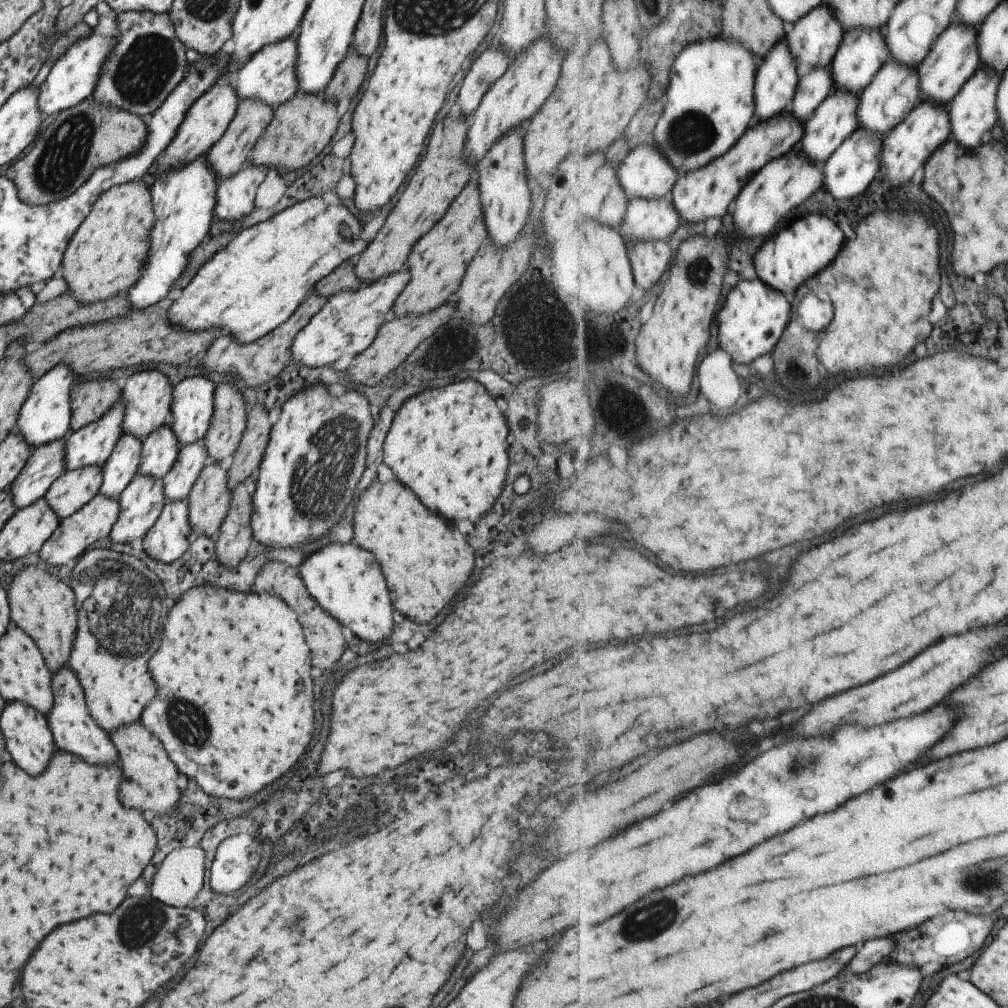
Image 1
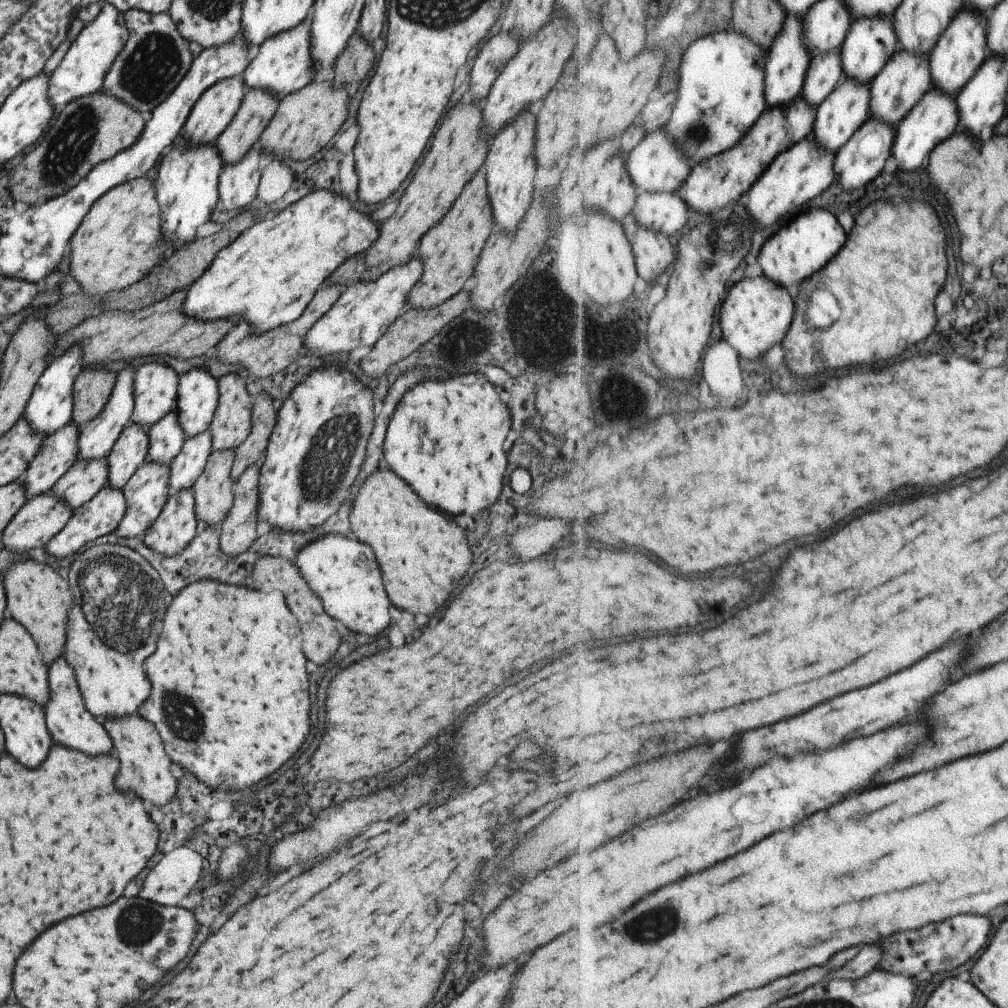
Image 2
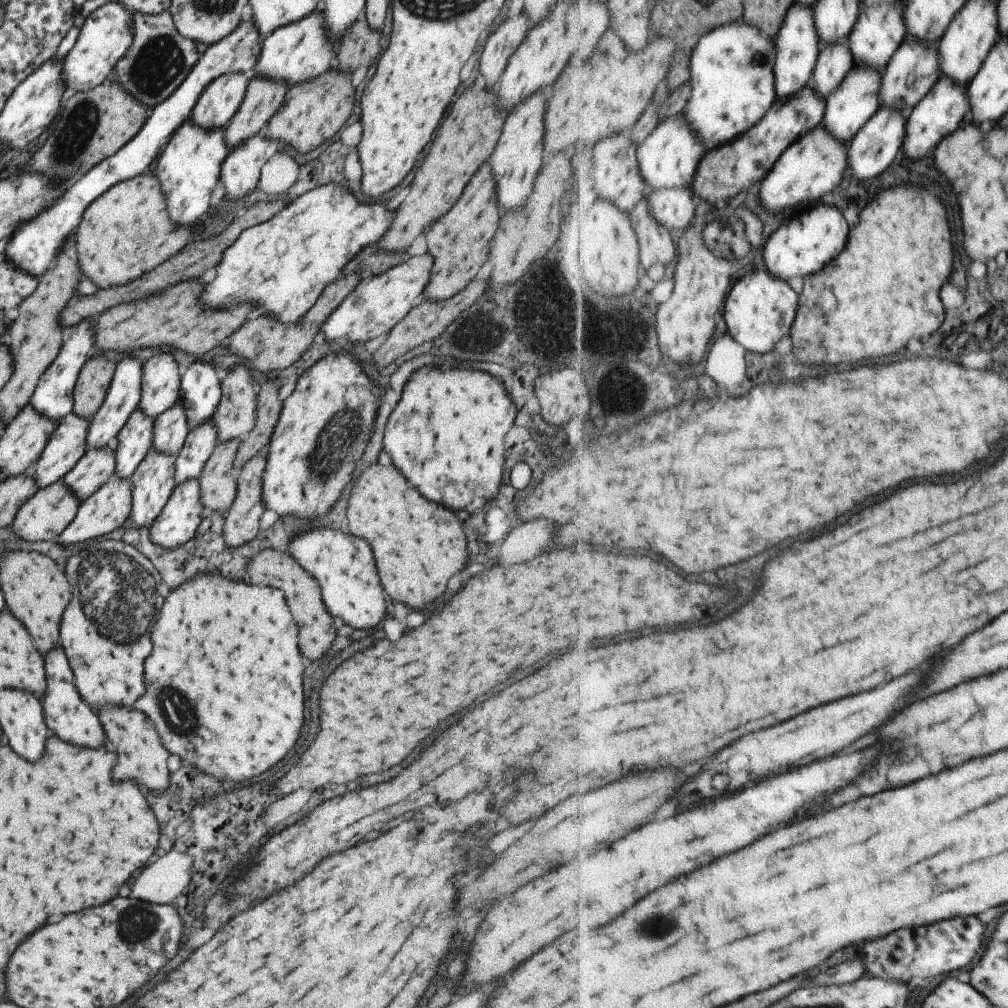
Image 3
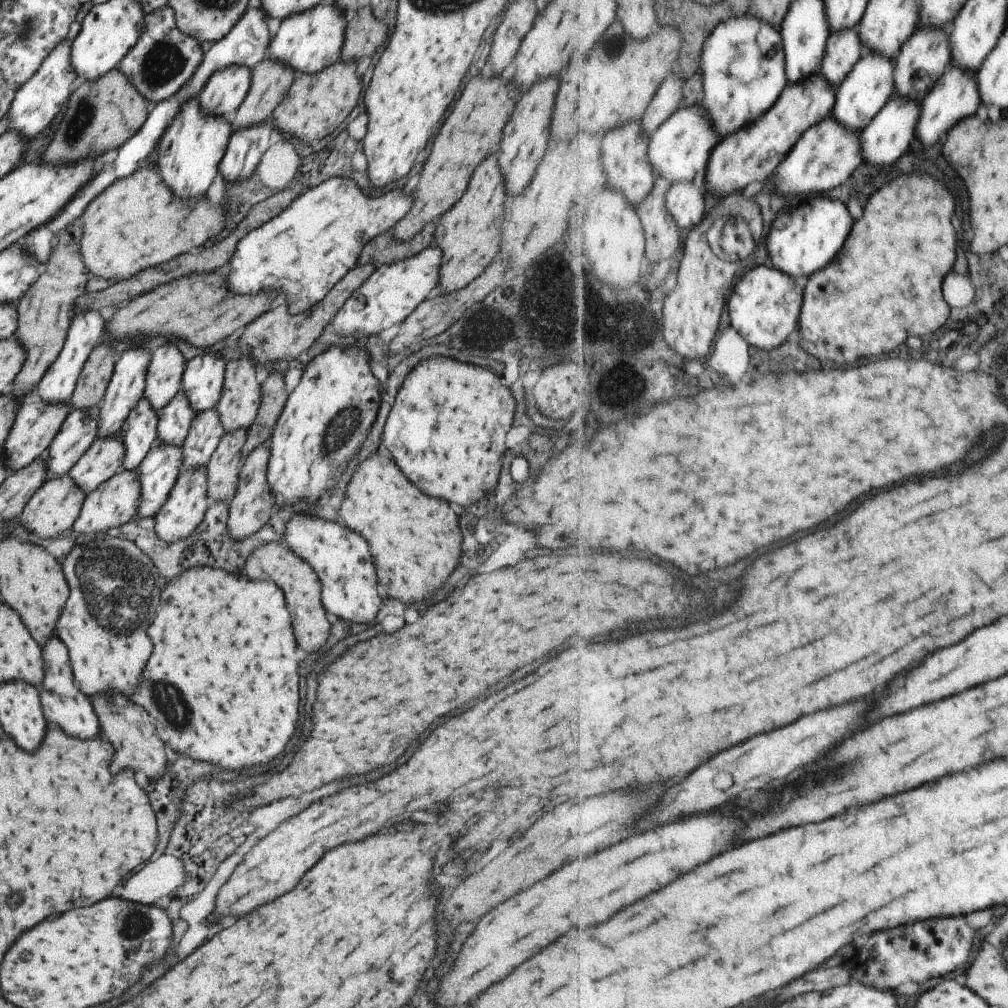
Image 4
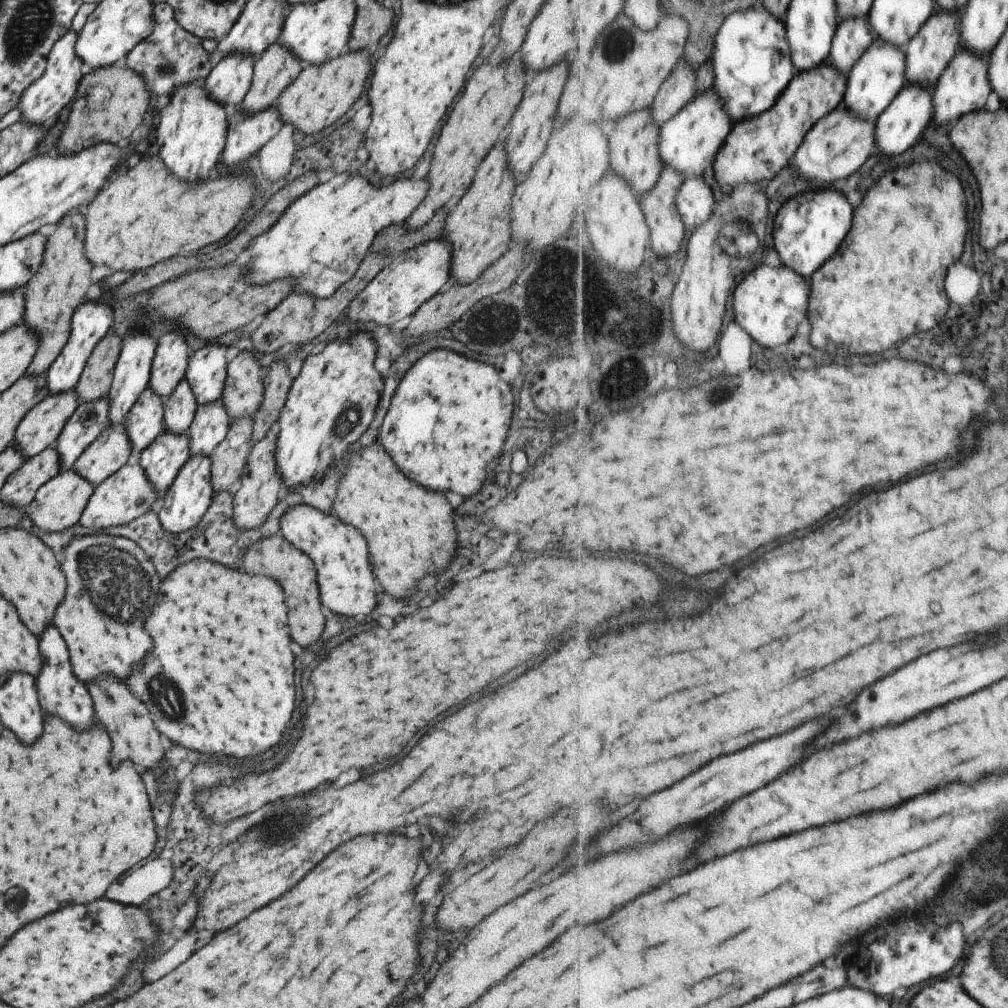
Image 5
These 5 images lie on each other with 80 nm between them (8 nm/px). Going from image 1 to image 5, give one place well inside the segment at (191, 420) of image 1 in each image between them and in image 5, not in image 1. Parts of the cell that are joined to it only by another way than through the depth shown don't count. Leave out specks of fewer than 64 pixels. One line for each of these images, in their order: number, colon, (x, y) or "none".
2: (197, 394)
3: (199, 388)
4: (202, 377)
5: (205, 372)

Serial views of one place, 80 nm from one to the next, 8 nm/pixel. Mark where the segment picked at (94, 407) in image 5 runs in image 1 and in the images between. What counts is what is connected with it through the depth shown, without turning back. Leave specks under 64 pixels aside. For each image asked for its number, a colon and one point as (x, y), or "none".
1: (45, 464)
2: (57, 452)
3: (67, 443)
4: (78, 430)

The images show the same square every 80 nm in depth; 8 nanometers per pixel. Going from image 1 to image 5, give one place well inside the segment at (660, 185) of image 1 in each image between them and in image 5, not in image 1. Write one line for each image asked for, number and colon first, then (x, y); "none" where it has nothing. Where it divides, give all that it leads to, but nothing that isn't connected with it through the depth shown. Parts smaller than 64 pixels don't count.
2: (657, 164)
3: (670, 157)
4: (682, 147)
5: (690, 141)

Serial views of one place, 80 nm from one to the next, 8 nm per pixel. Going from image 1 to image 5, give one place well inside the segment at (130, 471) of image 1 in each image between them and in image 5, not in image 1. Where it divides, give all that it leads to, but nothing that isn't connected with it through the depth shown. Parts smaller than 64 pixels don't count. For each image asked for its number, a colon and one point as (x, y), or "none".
2: (129, 450)
3: (134, 439)
4: (138, 432)
5: (143, 421)

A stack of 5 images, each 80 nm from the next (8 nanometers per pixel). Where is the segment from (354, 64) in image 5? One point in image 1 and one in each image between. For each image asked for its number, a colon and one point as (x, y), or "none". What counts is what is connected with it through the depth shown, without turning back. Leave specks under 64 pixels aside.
1: (300, 128)
2: (304, 121)
3: (312, 111)
4: (315, 104)

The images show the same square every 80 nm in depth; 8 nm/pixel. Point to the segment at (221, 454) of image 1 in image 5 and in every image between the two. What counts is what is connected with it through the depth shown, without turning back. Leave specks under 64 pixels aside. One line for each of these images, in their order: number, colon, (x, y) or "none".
2: (231, 422)
3: (234, 416)
4: (239, 399)
5: (242, 393)

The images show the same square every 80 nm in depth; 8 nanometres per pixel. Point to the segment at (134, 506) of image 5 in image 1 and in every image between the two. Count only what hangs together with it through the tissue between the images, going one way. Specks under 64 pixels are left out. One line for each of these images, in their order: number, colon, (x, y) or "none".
1: (75, 533)
2: (101, 514)
3: (108, 507)
4: (114, 502)

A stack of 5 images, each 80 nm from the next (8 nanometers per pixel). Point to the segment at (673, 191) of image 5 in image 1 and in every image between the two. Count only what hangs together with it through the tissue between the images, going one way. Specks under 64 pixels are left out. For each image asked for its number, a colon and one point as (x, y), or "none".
1: (650, 259)
2: (654, 252)
3: (656, 242)
4: (663, 239)

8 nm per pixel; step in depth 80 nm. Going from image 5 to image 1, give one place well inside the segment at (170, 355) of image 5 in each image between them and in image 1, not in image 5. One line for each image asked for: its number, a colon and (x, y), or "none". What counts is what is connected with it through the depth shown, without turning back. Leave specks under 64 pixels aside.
1: (146, 394)
2: (154, 387)
3: (160, 380)
4: (164, 372)

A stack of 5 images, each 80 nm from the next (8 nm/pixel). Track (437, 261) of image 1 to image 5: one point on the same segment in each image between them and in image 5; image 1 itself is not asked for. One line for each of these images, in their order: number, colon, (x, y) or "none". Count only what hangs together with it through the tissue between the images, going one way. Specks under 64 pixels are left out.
2: (449, 250)
3: (459, 241)
4: (468, 234)
5: (477, 226)

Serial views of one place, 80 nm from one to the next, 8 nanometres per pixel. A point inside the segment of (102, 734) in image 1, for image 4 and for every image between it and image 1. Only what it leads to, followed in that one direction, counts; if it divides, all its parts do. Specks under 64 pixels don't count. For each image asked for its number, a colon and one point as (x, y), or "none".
2: (68, 722)
3: (65, 714)
4: (63, 704)

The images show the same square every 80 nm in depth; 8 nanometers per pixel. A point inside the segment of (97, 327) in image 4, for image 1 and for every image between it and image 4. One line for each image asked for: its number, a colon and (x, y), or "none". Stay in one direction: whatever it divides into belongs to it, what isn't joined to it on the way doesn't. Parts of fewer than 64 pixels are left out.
1: (45, 415)
2: (49, 407)
3: (52, 396)

